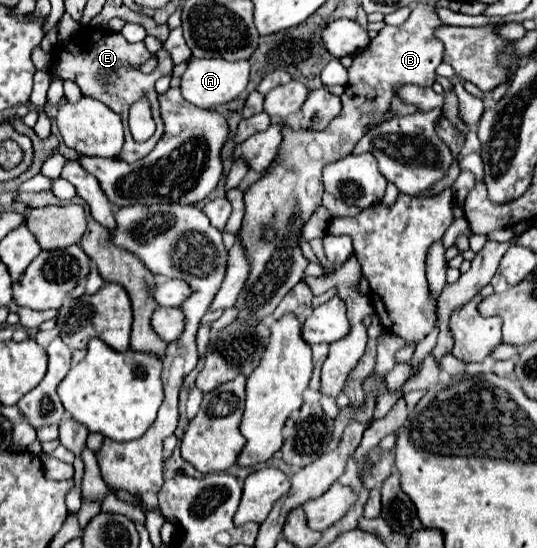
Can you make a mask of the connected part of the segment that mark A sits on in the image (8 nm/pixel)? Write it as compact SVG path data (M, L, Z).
M190 57L188 67L182 75L182 95L184 99L188 99L190 103L198 105L198 107L216 107L222 103L228 103L232 99L236 99L248 85L248 75L250 75L250 65L248 61L224 61L224 59L198 59L198 57Z

